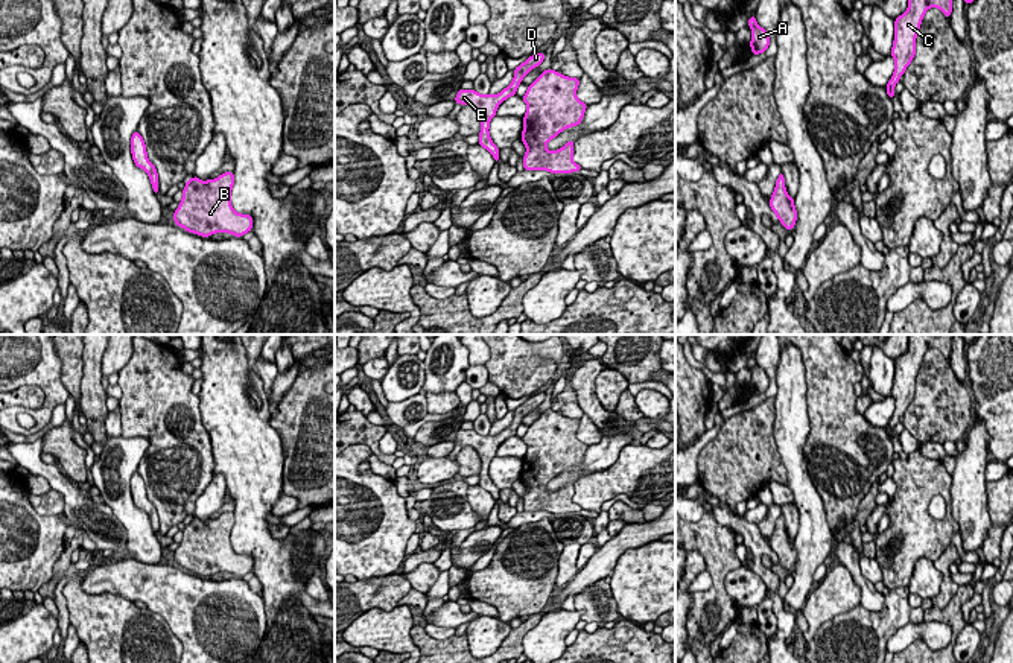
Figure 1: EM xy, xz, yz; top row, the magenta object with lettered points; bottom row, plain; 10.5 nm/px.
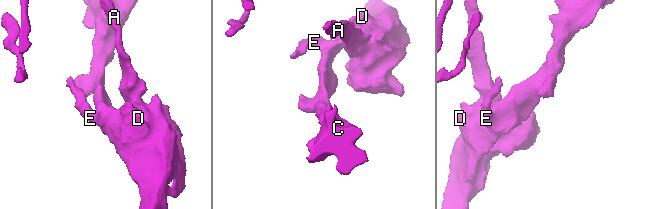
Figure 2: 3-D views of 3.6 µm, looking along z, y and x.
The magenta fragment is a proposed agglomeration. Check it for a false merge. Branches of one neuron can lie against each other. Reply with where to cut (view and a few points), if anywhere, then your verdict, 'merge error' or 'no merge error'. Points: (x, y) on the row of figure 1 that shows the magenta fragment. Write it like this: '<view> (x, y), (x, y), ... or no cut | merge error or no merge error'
no cut | no merge error

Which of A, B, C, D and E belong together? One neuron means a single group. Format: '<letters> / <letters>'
A B C D E

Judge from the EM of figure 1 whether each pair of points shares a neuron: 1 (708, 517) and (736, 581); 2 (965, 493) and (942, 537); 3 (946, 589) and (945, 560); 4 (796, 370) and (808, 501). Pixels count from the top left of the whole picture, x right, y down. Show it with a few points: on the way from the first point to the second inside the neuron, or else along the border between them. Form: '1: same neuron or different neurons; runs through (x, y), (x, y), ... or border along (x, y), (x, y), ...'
1: different neurons; border along (743, 564), (724, 581), (735, 601)
2: different neurons; border along (949, 481), (951, 516), (960, 532)
3: same neuron; runs through (946, 581), (945, 567)
4: same neuron; runs through (791, 402), (791, 455), (796, 469)

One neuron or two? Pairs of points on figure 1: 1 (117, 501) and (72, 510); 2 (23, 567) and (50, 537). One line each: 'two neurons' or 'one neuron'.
1: two neurons
2: one neuron

